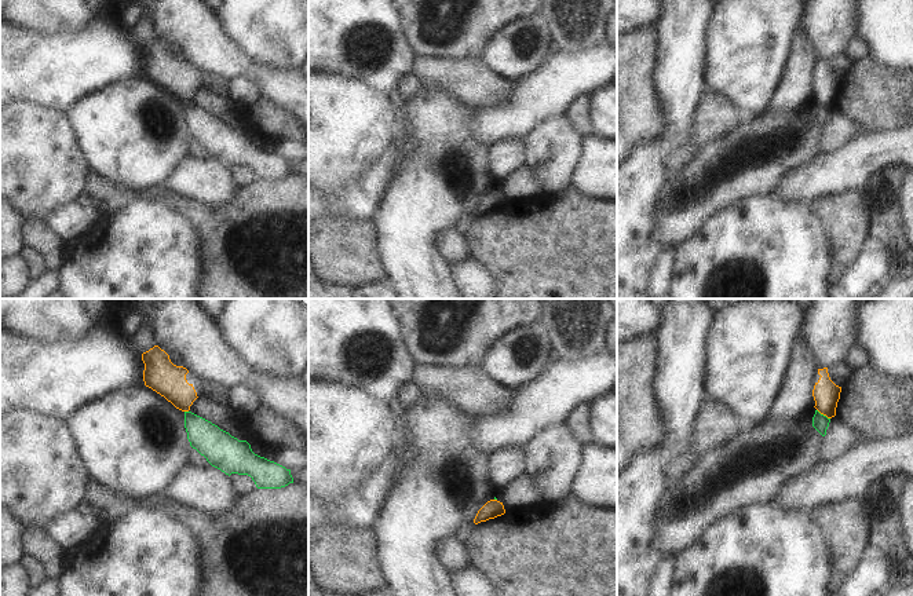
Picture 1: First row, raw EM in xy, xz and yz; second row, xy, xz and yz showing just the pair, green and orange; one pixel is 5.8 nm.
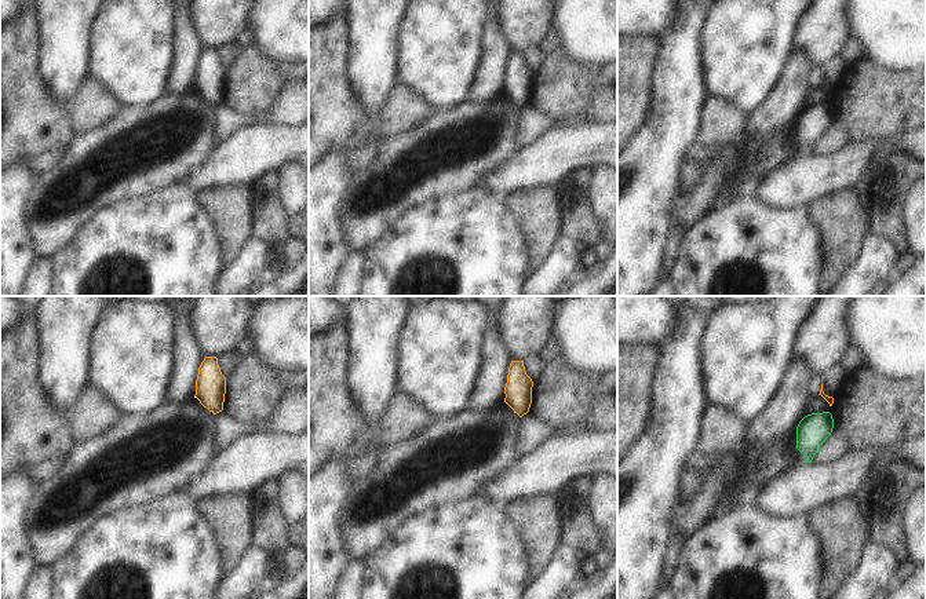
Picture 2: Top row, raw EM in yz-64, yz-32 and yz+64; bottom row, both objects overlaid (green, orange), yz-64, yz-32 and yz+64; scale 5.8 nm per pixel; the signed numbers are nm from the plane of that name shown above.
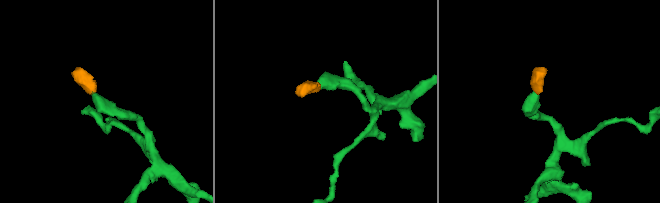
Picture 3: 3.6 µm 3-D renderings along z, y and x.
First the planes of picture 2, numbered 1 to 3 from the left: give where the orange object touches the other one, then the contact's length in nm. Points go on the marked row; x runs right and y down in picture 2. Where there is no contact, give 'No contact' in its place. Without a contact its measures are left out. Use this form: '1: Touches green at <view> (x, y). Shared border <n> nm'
1: No contact
2: No contact
3: No contact

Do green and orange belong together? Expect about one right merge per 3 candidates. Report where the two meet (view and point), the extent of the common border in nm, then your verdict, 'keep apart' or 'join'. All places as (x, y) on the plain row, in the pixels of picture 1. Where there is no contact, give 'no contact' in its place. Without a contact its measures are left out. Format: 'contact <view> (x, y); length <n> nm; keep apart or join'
contact yz (822, 106); length 100 nm; keep apart

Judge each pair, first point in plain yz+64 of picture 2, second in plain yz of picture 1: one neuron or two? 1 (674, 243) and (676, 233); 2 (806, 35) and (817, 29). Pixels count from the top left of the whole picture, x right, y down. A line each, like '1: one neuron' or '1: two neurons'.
1: two neurons
2: one neuron

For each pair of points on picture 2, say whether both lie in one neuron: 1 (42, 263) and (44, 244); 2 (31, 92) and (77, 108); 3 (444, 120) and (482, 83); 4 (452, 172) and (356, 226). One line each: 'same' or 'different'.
1: different
2: different
3: different
4: same

